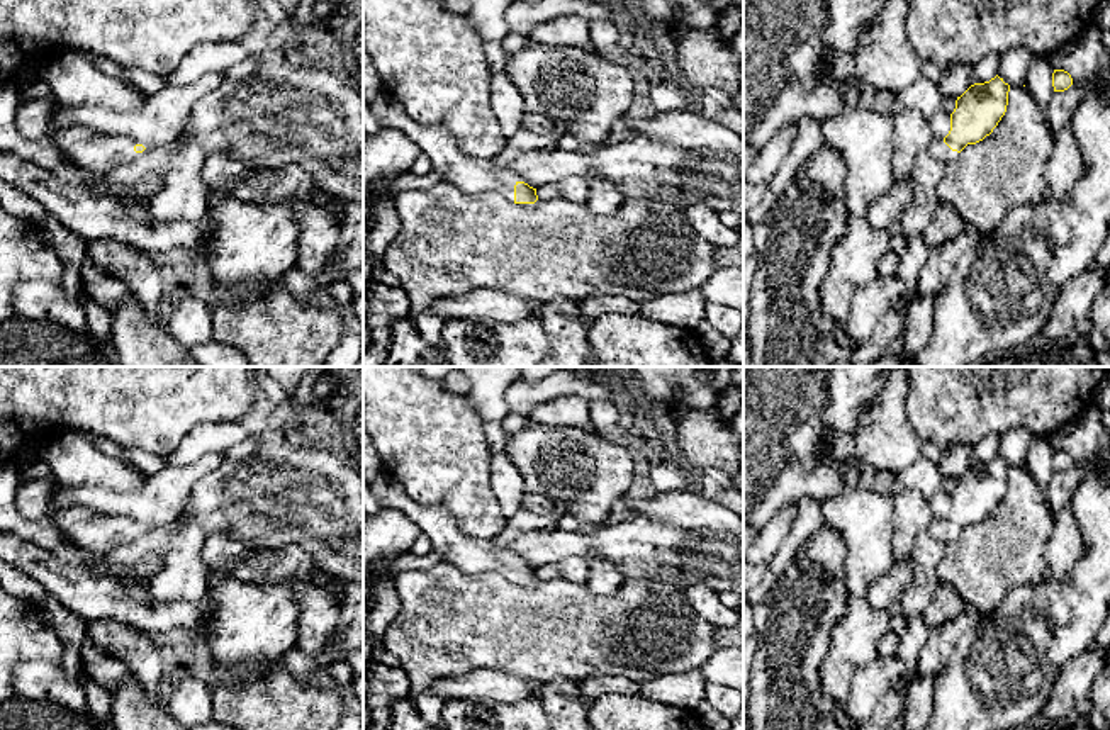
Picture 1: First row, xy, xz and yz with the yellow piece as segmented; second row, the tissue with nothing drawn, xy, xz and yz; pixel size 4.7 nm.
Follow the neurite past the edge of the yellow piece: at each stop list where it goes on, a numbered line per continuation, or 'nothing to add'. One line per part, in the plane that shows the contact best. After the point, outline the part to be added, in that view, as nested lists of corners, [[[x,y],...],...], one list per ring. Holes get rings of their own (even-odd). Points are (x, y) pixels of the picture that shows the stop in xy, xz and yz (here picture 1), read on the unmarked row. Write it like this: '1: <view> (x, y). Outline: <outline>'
1: xy (94, 532). Outline: [[[85,506],[66,508],[51,519],[59,531],[66,531],[76,545],[92,553],[107,553],[153,528],[131,516],[102,514]]]

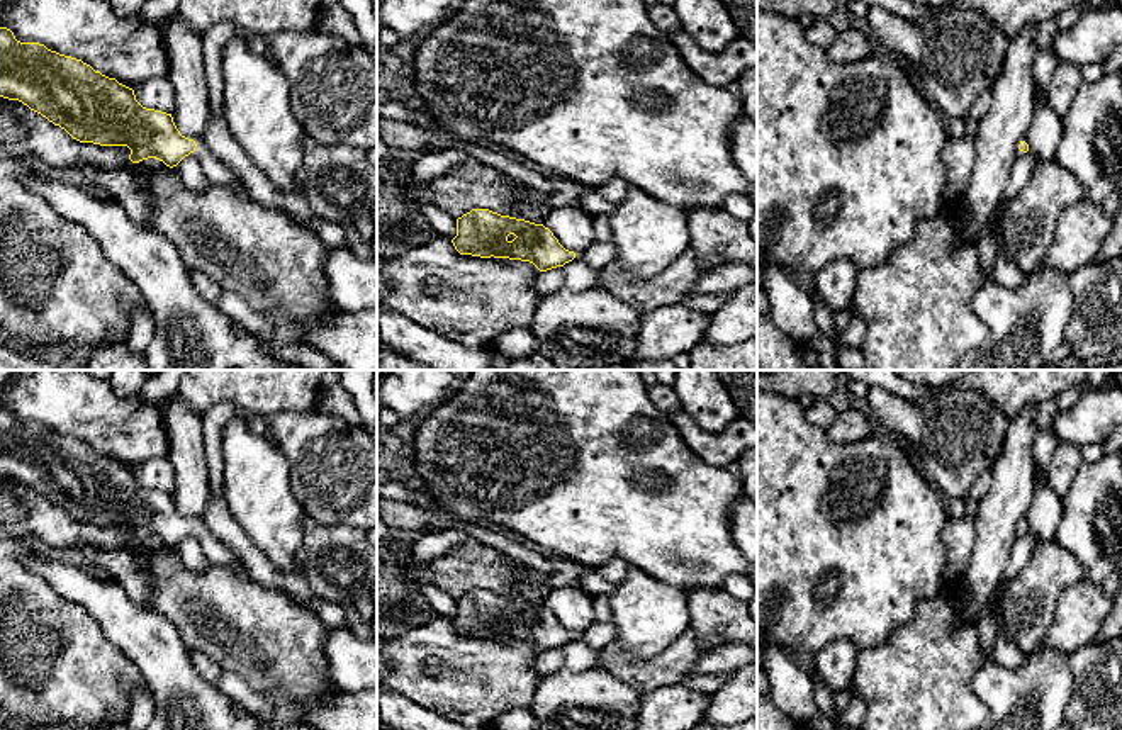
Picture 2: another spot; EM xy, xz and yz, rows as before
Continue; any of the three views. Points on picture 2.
1: xy (216, 554). Outline: [[[202,519],[194,521],[197,528],[190,535],[200,542],[207,562],[212,565],[241,567],[250,577],[250,572],[241,559],[231,548],[224,547],[216,536],[212,536]]]

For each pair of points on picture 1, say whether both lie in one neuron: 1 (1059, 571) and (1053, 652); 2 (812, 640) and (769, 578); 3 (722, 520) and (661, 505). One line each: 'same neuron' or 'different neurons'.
1: different neurons
2: different neurons
3: same neuron

